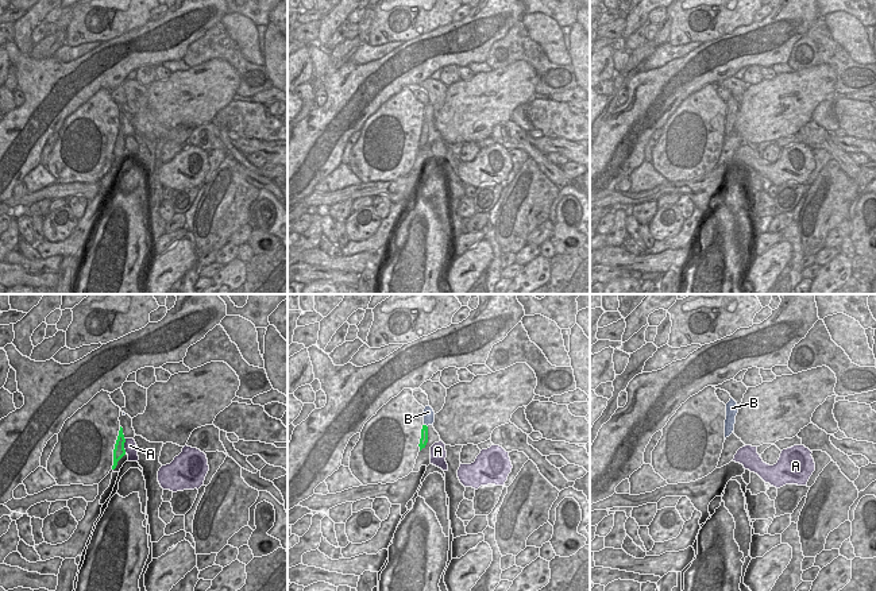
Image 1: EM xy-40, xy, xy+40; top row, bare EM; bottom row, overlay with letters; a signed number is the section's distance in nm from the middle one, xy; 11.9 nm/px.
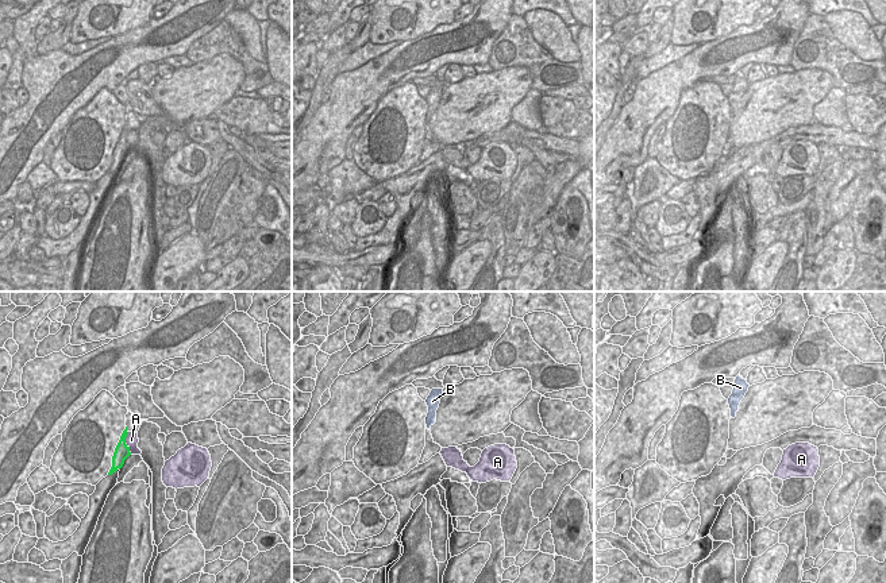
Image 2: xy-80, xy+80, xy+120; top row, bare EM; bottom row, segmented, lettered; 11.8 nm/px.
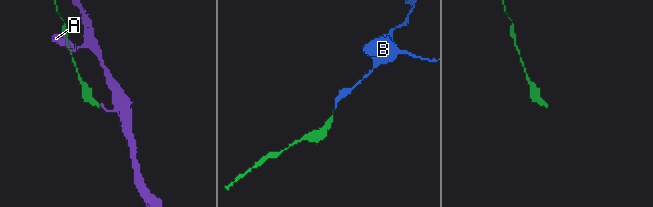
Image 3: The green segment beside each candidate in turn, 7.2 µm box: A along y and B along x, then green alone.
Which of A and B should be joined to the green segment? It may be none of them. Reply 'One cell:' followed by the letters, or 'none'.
One cell: B

